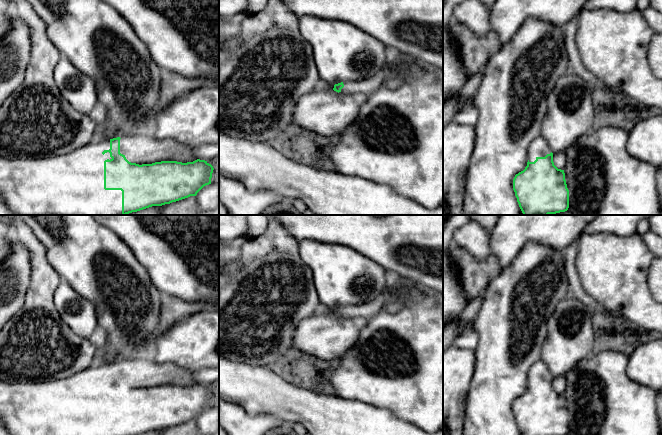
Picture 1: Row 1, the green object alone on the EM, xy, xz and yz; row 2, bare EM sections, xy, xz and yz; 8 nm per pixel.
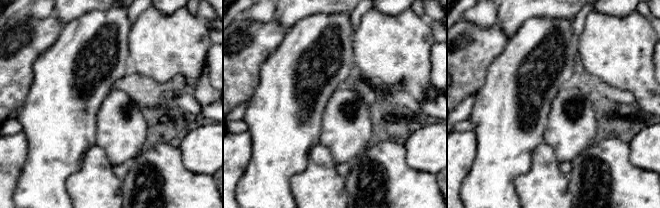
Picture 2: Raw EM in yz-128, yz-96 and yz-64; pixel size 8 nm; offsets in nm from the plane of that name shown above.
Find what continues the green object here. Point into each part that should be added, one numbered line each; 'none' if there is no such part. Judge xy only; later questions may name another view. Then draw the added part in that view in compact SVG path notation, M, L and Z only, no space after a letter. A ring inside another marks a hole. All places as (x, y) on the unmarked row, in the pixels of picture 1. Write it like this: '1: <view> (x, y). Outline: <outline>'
1: xy (143, 372). Outline: M149 356L120 361L120 377L131 387L152 388L161 385L182 387L197 384L195 372L174 364L157 364Z
2: xy (75, 405). Outline: M99 362L89 368L65 379L53 379L43 382L15 381L7 382L0 380L0 420L3 421L11 435L122 435L122 415L104 413L104 385L112 383L110 377L104 379L104 374L110 373L110 364Z

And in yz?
1: yz (538, 371). Outline: M542 360L535 362L530 368L527 374L527 382L529 386L534 386L537 381L545 381L552 375L549 372L548 367Z

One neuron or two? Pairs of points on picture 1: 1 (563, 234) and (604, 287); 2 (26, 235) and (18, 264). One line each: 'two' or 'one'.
1: two
2: two

